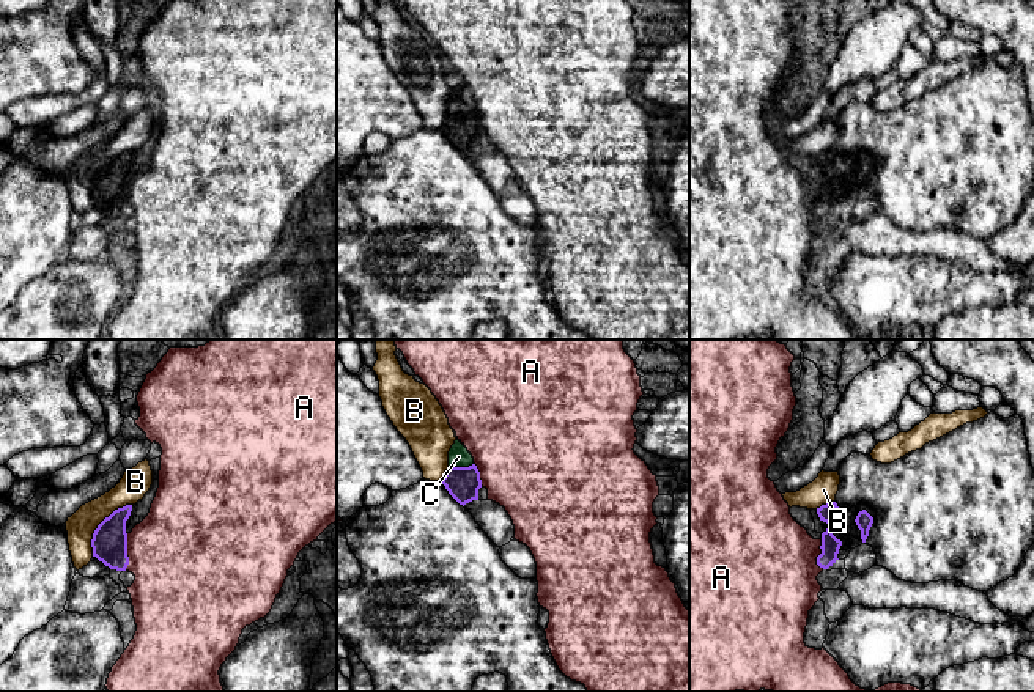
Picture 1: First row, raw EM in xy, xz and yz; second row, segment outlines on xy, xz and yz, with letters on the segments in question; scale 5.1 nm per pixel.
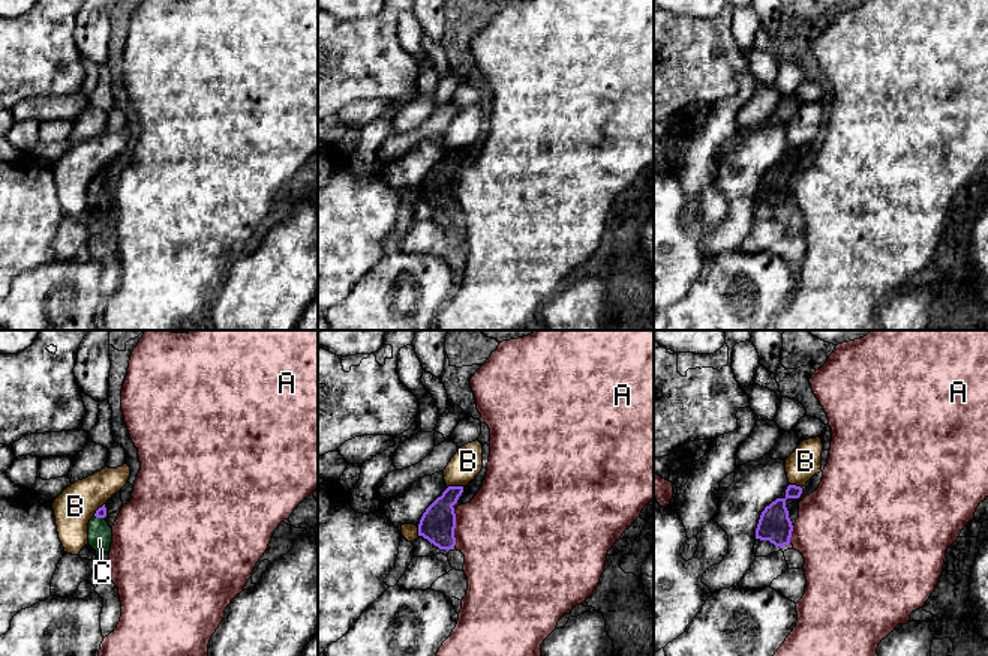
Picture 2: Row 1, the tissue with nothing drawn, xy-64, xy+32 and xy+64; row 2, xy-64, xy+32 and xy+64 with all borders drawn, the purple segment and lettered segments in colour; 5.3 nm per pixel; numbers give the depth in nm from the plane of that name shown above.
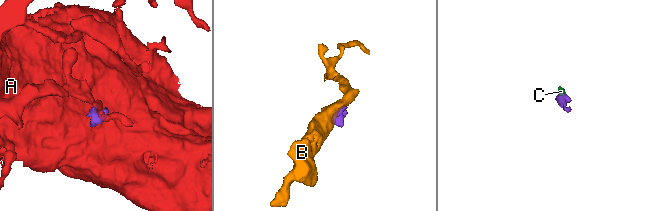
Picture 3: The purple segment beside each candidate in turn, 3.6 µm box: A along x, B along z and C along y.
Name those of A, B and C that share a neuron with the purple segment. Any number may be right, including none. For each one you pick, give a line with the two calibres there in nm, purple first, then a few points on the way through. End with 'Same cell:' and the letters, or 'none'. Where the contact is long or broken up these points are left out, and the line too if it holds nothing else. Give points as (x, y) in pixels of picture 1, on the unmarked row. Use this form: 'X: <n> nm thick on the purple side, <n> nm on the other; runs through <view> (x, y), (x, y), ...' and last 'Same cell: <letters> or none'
C: 170 nm thick on the purple side, 110 nm on the other; runs through xz (463, 131), (460, 115), (458, 104)
Same cell: C

